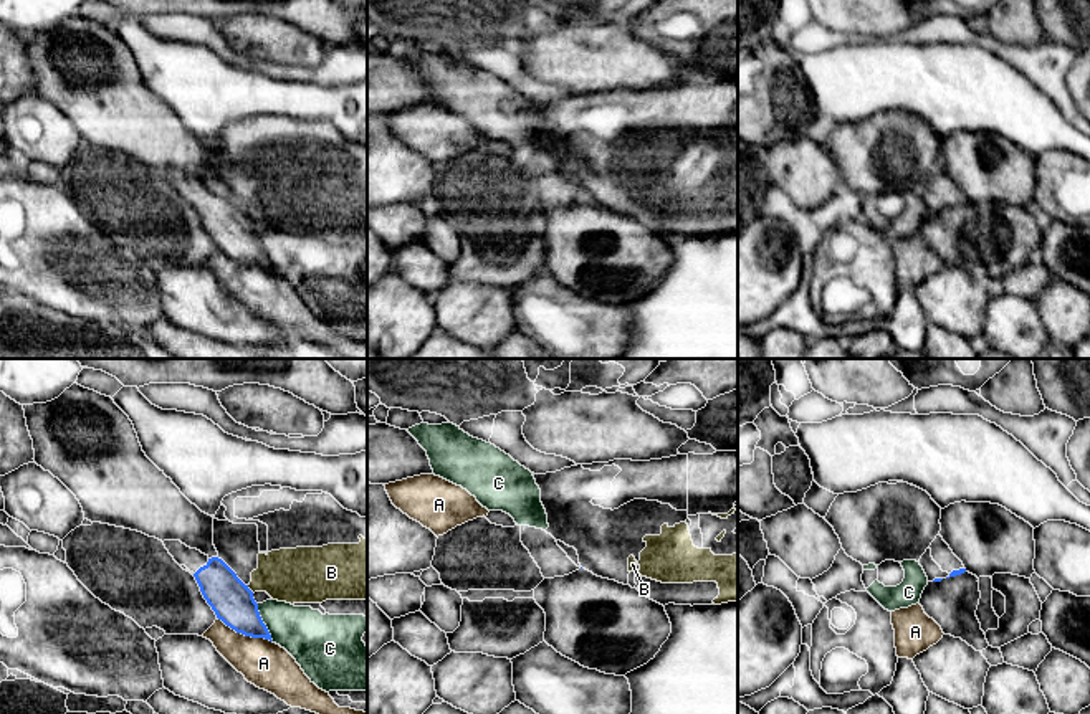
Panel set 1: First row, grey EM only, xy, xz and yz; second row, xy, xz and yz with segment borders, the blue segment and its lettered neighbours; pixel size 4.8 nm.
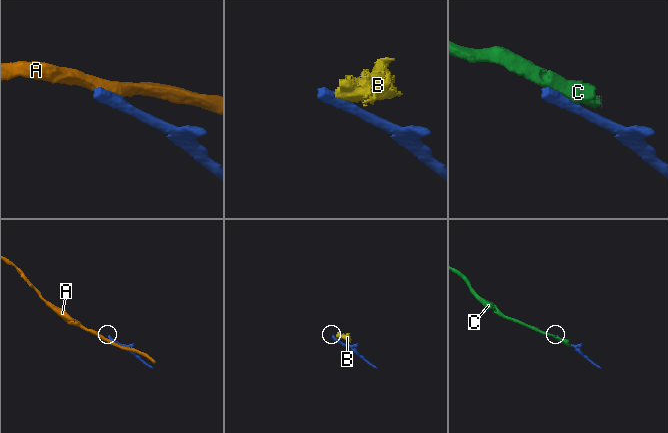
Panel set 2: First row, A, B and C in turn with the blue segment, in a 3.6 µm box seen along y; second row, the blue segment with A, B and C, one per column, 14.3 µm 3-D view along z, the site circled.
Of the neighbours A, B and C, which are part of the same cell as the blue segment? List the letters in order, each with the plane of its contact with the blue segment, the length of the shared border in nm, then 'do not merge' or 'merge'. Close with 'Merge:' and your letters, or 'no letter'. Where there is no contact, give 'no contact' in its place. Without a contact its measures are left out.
A: xy | 300 nm | do not merge
B: xy | 50 nm | do not merge
C: xy | 200 nm | do not merge
Merge: no letter

